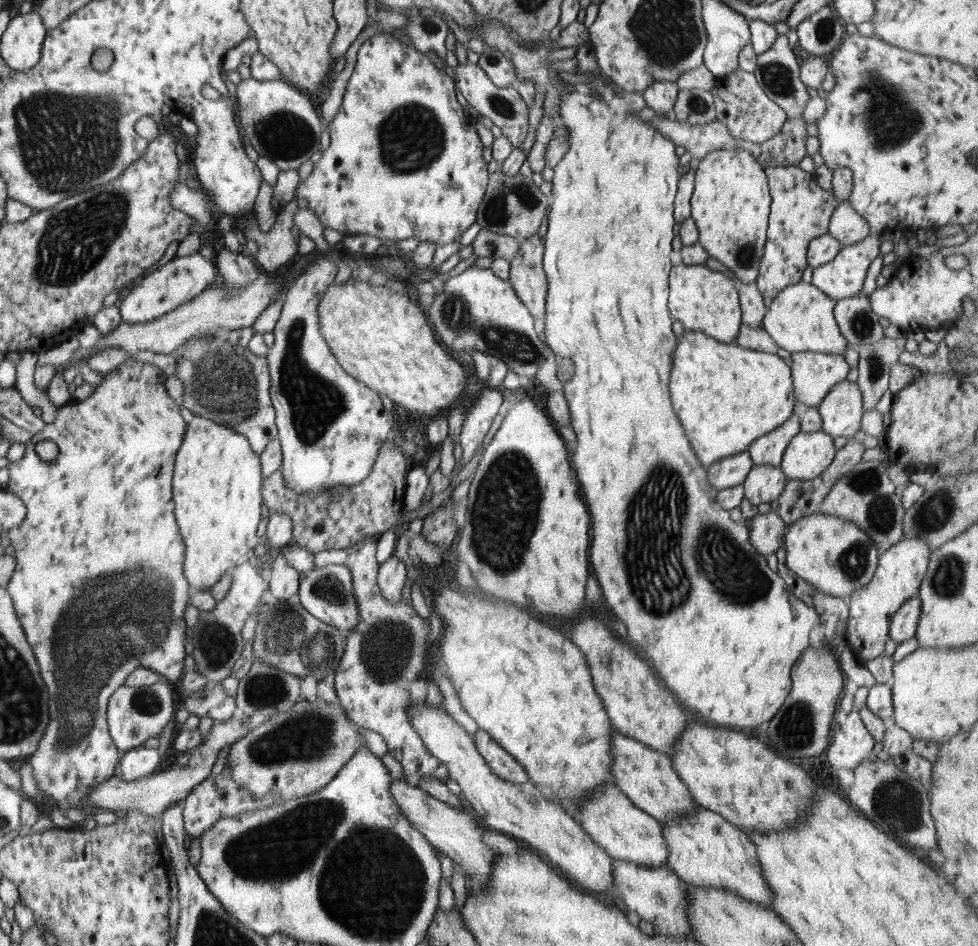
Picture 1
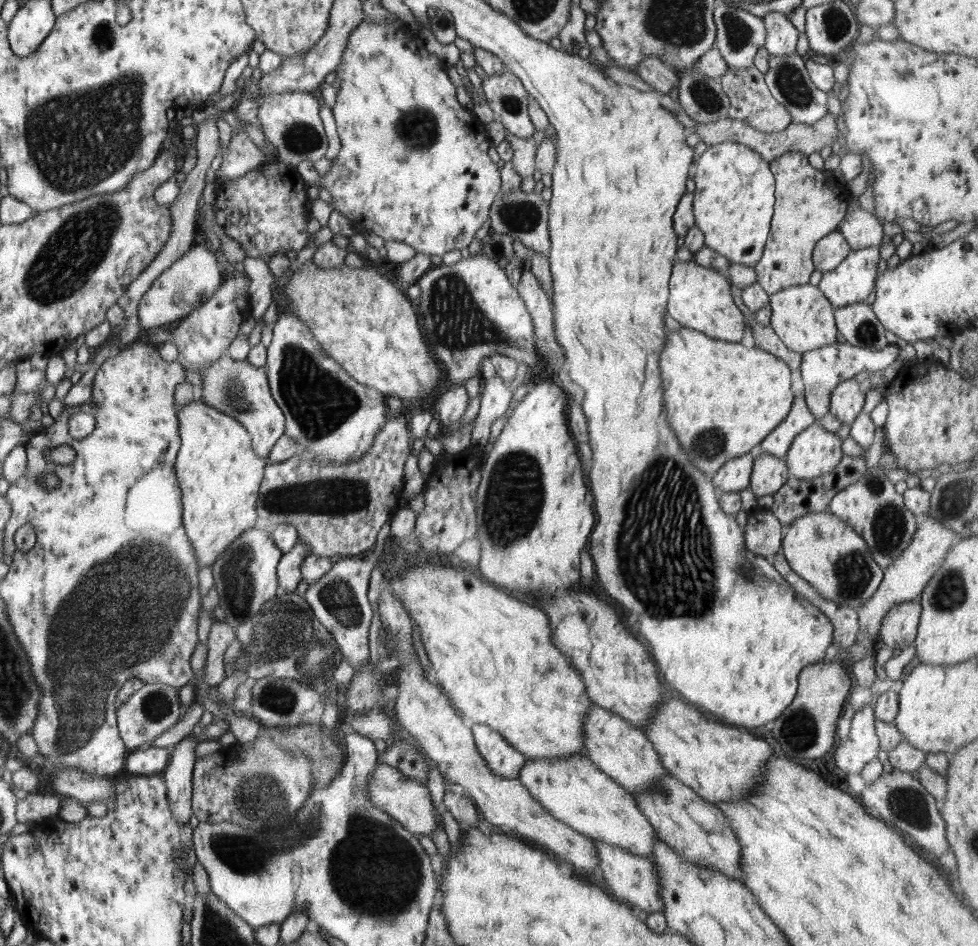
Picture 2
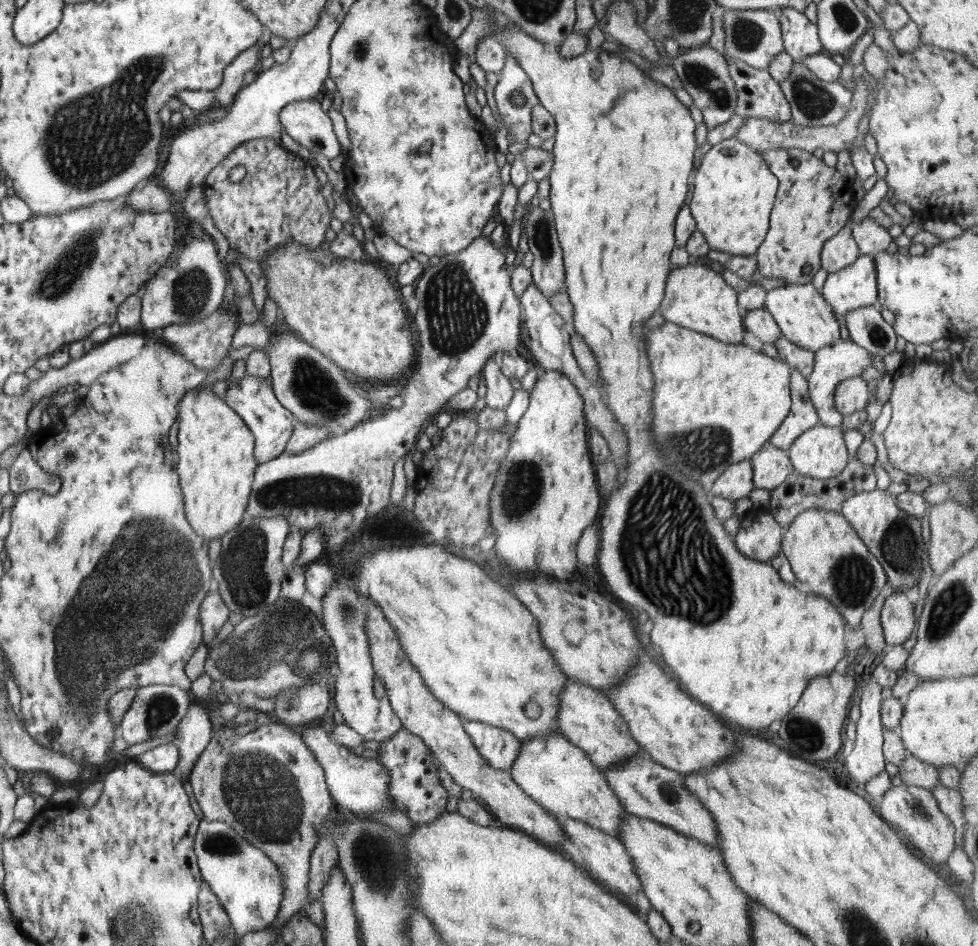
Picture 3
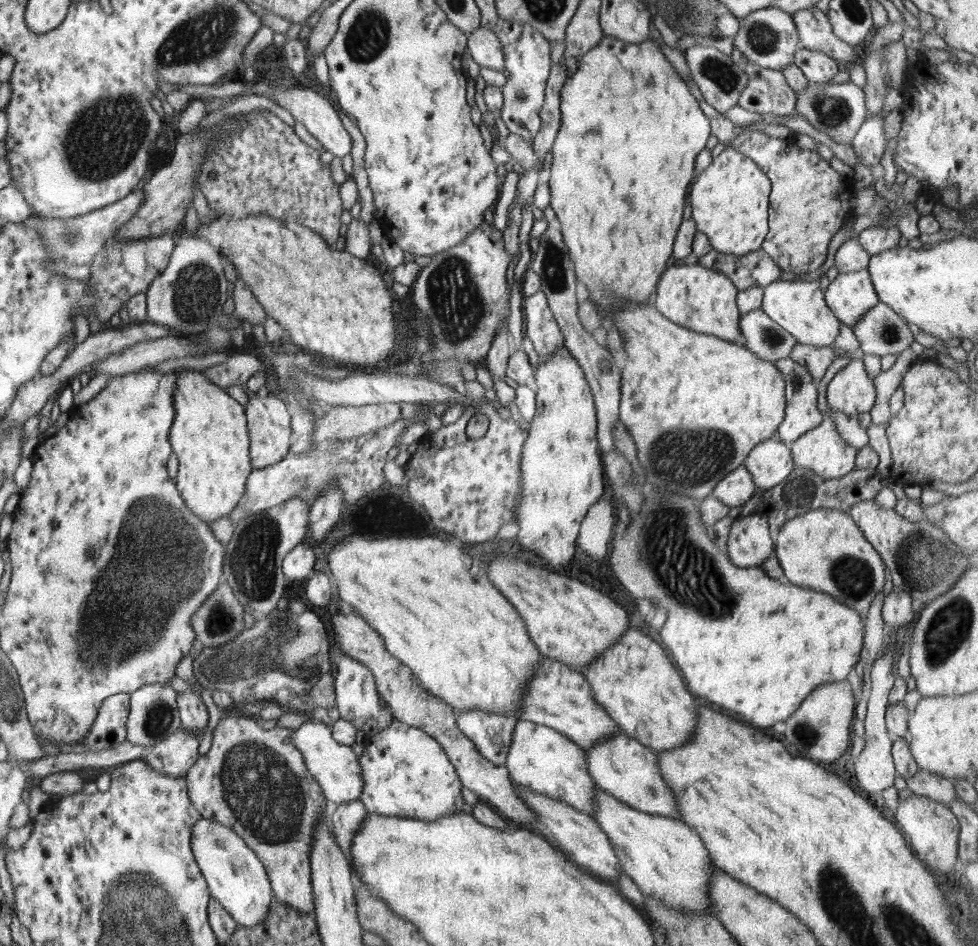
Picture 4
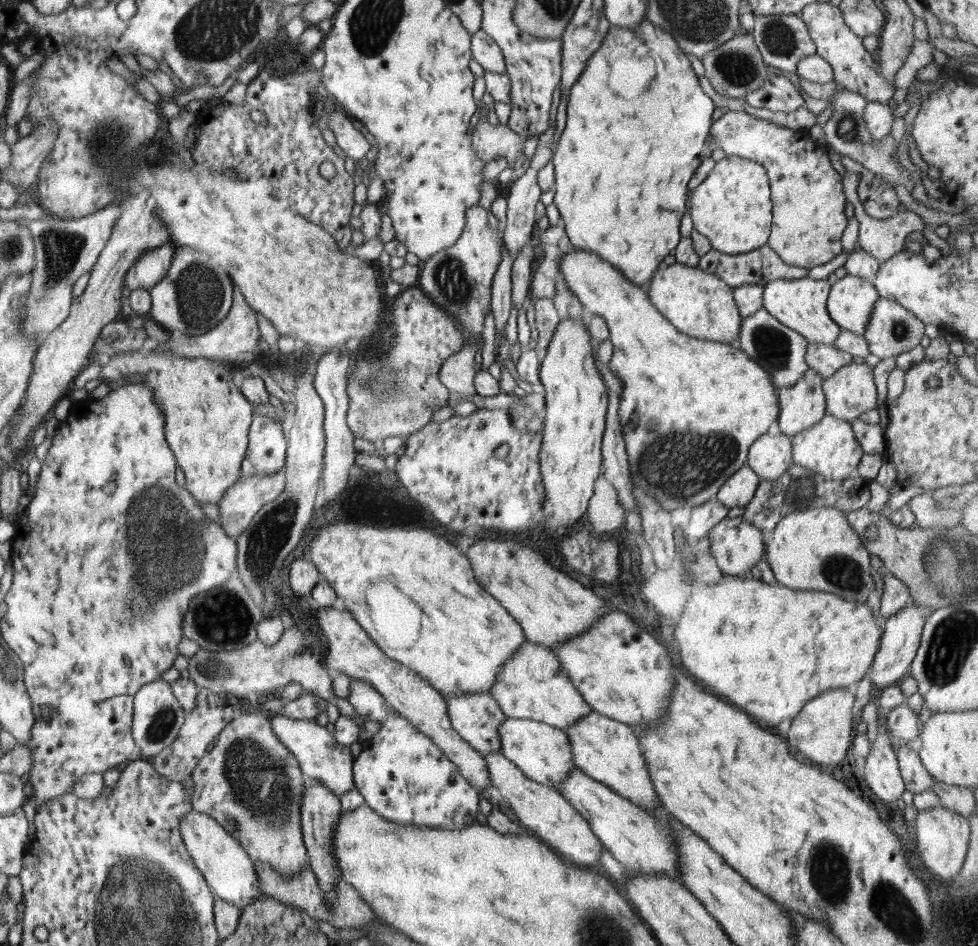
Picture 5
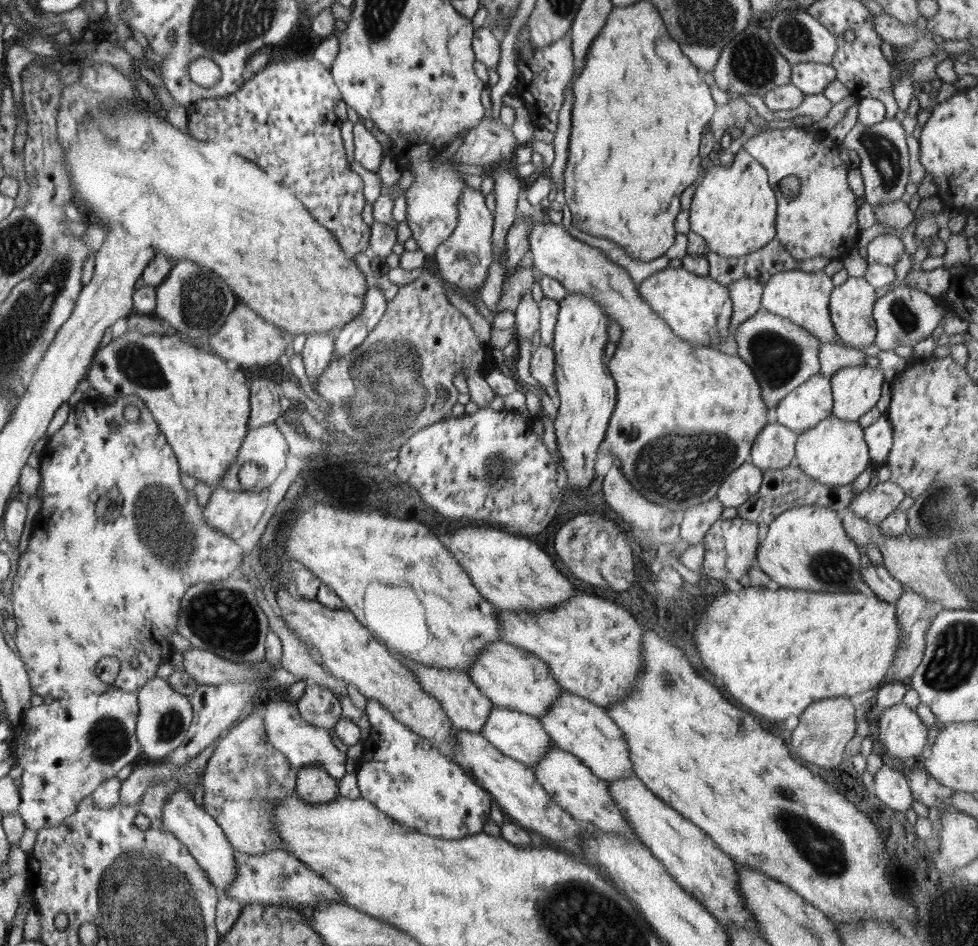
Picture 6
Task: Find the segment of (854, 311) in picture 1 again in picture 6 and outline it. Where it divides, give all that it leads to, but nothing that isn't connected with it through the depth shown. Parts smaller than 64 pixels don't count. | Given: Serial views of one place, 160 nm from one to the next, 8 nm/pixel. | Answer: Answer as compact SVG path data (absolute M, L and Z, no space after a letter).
M901 284L874 303L873 317L877 328L875 344L882 351L895 349L897 346L913 347L934 332L941 323L942 311L943 307L937 298L930 297L915 287Z

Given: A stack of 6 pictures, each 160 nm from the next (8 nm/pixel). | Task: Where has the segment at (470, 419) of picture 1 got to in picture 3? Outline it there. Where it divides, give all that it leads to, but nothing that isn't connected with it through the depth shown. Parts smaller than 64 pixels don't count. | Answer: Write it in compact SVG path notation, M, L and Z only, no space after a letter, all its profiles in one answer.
M497 357L490 358L480 372L487 386L486 404L494 410L505 410L513 397L510 379L501 371Z

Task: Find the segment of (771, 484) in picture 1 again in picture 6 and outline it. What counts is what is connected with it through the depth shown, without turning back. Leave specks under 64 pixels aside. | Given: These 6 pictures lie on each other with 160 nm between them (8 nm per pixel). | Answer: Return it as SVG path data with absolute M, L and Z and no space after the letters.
M780 423L767 424L754 439L751 461L762 471L778 470L795 463L797 434Z

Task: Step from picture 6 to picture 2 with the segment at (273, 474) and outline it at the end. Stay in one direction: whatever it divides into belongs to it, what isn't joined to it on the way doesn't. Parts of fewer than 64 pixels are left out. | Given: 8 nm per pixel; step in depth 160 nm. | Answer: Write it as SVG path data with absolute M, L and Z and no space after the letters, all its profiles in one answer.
M225 353L212 367L200 369L204 388L201 399L211 407L235 418L250 433L254 452L267 459L274 443L285 433L286 417L271 395L265 368L254 367L244 360L234 361Z

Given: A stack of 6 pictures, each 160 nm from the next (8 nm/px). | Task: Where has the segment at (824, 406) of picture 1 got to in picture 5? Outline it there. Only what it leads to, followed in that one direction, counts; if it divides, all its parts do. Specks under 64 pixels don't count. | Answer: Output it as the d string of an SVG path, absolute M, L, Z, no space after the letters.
M851 363L823 379L826 412L851 422L860 414L877 408L873 368L868 364Z

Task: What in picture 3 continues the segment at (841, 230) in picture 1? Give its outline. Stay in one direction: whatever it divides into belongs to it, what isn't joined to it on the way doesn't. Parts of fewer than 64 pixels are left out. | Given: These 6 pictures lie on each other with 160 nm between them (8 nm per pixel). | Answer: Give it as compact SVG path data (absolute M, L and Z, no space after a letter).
M868 216L851 229L851 234L861 255L876 256L893 242L889 230Z

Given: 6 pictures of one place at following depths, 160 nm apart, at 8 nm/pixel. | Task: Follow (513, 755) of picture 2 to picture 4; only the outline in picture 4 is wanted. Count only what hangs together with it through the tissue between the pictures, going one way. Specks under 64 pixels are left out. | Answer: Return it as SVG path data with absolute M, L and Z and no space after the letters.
M472 710L457 712L457 722L458 729L484 758L494 765L504 766L509 748L512 746L516 718Z

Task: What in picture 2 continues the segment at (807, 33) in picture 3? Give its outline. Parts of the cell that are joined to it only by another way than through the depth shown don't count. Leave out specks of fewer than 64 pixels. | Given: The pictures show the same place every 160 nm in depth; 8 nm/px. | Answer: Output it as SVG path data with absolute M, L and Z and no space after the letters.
M768 13L762 17L766 26L764 48L774 56L792 56L797 54L796 42L800 32L784 13Z

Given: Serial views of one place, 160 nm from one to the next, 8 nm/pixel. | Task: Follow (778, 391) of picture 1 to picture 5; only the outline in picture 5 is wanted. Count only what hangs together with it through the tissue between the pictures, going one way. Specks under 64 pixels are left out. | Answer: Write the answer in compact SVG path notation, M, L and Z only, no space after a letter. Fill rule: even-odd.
M570 250L568 254L562 256L560 268L562 276L568 285L568 289L574 293L574 297L583 306L583 316L587 320L593 315L604 318L609 328L609 339L613 344L612 360L609 363L610 370L620 379L622 383L622 392L619 402L619 423L622 425L623 437L625 440L625 449L627 450L627 459L629 460L629 471L633 484L642 492L654 496L660 506L664 506L666 511L672 511L675 508L696 507L704 504L717 496L718 489L732 476L741 466L744 466L748 460L750 446L772 426L777 425L776 420L779 415L779 399L775 392L775 386L772 384L770 375L758 366L756 362L749 360L749 357L741 349L732 347L729 343L718 341L706 341L688 336L680 332L668 319L652 304L647 292L638 286L634 286L623 272L610 266L608 262L602 261L596 254L584 252L584 250ZM726 434L730 438L730 466L726 464Z

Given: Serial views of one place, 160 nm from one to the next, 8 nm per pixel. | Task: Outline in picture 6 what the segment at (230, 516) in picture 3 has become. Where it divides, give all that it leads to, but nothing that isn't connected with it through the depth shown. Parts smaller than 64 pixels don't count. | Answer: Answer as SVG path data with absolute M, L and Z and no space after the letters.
M129 330L98 351L87 379L98 390L100 398L114 396L117 399L131 394L141 398L165 433L181 472L194 476L200 483L206 483L214 489L220 486L221 478L233 466L249 429L247 424L251 411L251 390L241 371L230 370L222 358L176 338L176 334L165 336L162 331L144 334Z

